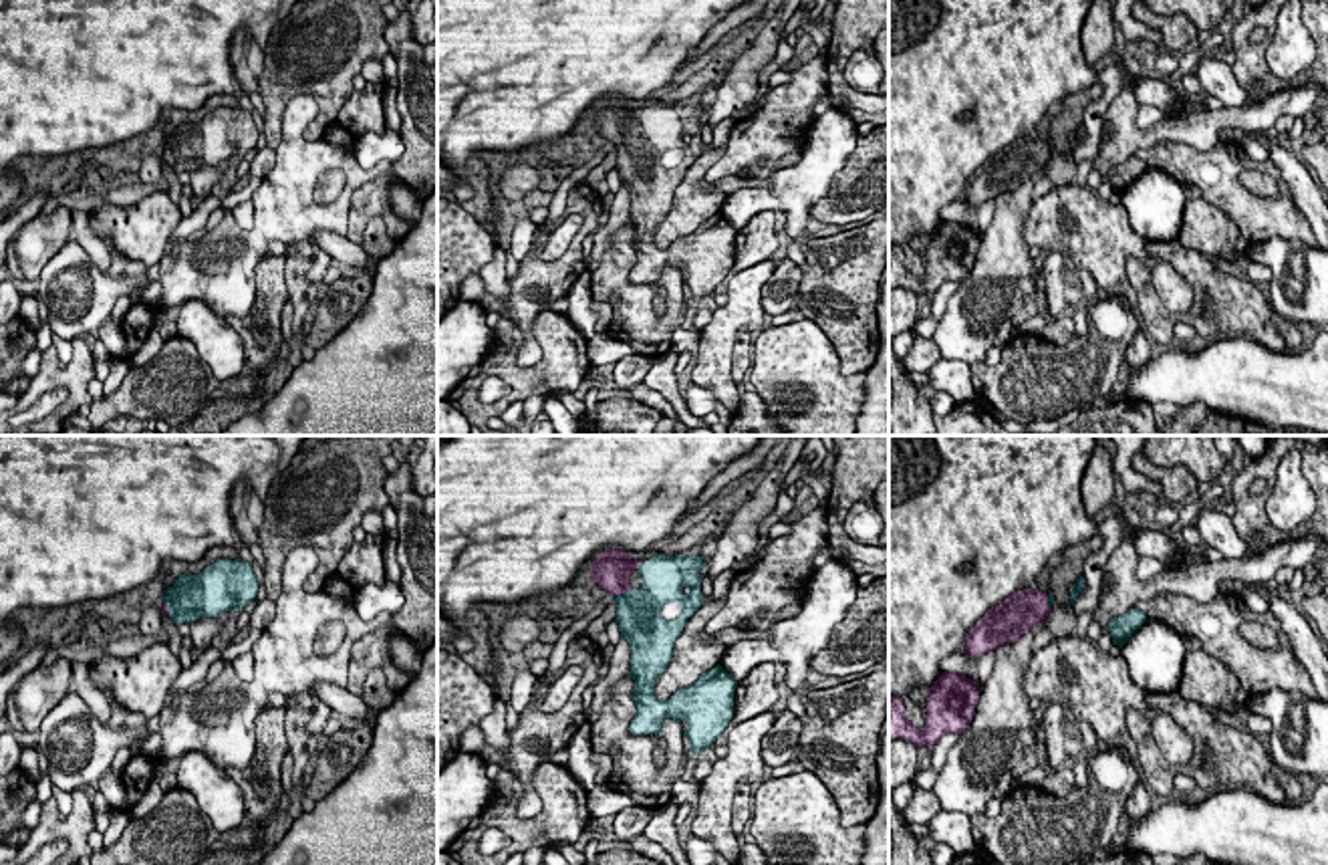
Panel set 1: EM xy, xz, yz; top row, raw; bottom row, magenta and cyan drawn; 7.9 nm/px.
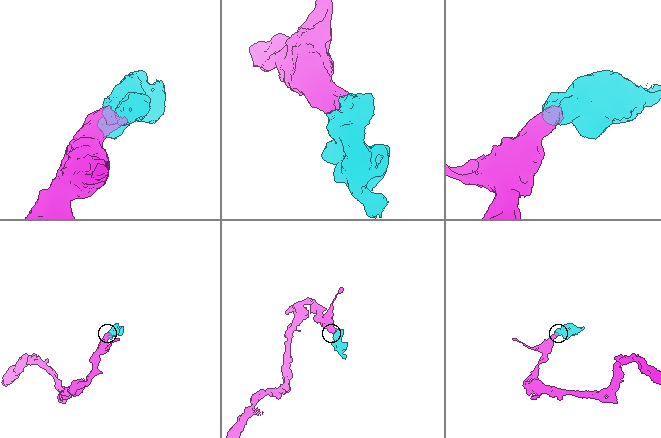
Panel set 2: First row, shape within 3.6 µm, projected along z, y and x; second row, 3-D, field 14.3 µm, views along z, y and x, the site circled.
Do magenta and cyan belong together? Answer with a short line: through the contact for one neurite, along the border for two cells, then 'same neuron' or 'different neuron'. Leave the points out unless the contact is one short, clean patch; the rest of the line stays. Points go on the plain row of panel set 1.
same neuron

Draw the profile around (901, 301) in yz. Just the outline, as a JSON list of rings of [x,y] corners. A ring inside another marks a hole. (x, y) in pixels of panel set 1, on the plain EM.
[[[889,286],[889,341],[897,335],[913,331],[919,296],[911,288]]]

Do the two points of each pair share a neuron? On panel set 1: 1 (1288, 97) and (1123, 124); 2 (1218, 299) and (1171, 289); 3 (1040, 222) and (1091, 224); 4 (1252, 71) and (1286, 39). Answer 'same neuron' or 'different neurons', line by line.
1: same neuron
2: different neurons
3: same neuron
4: different neurons

